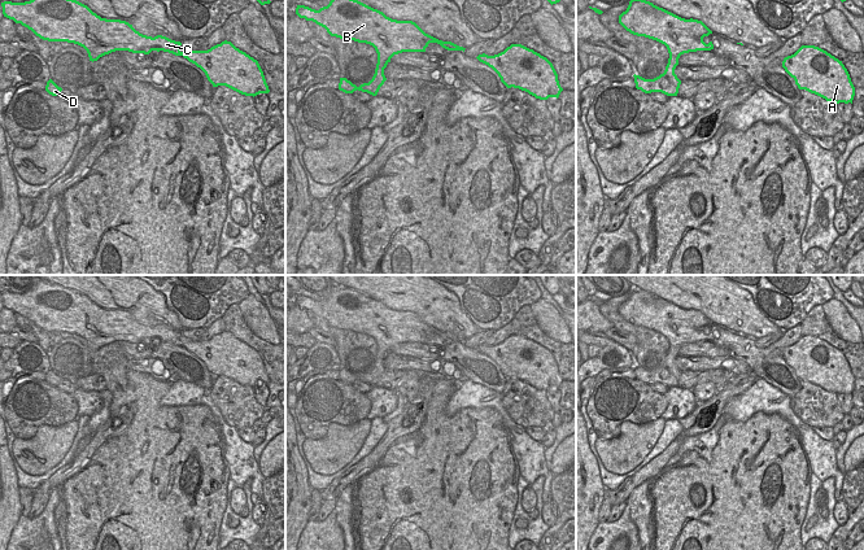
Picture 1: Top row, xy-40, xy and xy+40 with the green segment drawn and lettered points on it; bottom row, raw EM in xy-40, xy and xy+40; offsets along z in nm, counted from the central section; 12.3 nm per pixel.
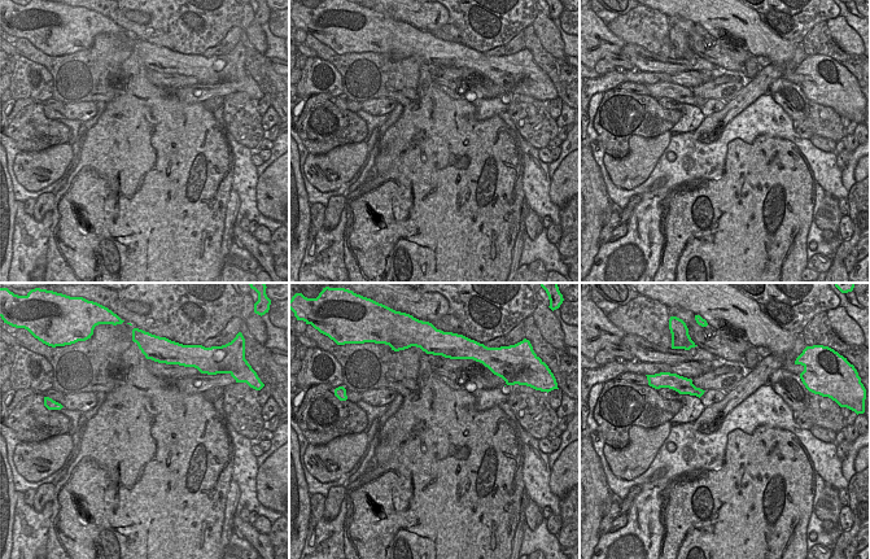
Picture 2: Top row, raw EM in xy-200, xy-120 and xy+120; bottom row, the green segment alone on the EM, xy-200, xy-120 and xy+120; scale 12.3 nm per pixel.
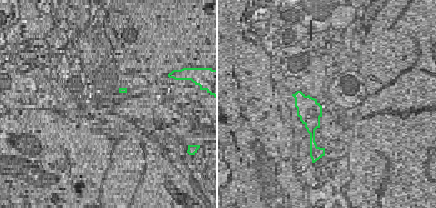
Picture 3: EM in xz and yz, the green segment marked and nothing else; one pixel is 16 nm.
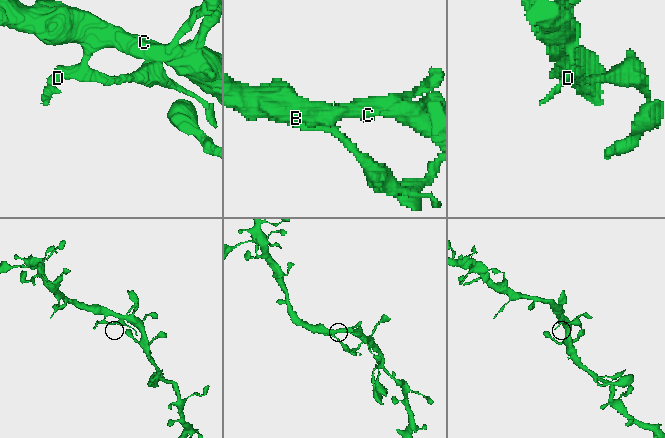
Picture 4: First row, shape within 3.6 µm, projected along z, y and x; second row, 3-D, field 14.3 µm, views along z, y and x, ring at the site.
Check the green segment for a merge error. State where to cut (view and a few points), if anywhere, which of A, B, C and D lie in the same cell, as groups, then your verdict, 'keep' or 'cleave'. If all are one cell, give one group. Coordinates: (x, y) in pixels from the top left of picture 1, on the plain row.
xy (388, 352), (382, 356), (378, 354) | A B C / D | cleave

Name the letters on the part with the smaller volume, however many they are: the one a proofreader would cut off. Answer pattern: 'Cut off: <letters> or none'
Cut off: D

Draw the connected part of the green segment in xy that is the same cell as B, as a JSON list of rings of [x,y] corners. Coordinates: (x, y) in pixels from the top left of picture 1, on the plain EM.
[[[337,284],[319,301],[297,296],[296,305],[324,318],[331,327],[372,336],[380,357],[402,342],[426,342],[429,333],[437,333],[448,341],[466,340],[426,324],[413,311],[392,310],[378,300]]]

